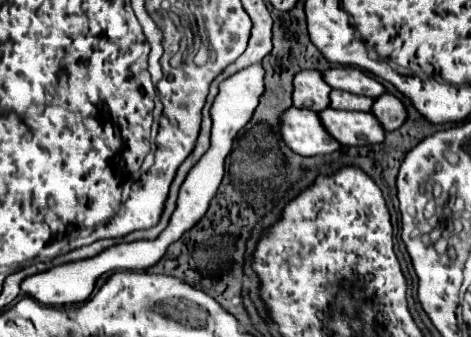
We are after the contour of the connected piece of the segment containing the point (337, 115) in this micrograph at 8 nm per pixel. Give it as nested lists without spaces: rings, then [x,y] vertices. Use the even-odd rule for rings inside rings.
[[[326,108],[320,112],[324,128],[344,146],[366,146],[380,144],[386,138],[384,128],[372,112],[340,112]]]

